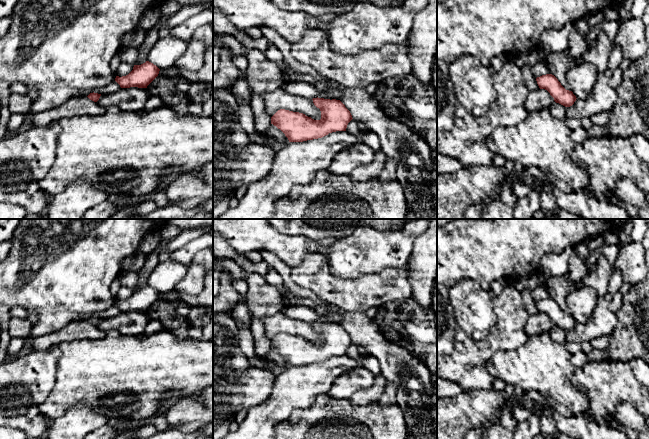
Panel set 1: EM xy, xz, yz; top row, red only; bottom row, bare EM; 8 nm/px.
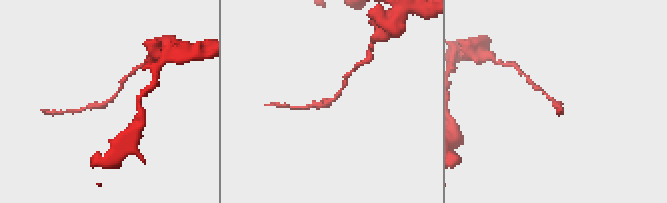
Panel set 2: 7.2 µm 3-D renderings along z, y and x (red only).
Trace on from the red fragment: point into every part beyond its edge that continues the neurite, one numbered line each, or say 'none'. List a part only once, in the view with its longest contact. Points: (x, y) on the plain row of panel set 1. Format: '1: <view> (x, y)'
none

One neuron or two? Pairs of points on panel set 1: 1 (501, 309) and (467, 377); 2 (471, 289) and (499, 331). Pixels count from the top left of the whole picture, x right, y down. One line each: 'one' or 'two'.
1: one
2: two

